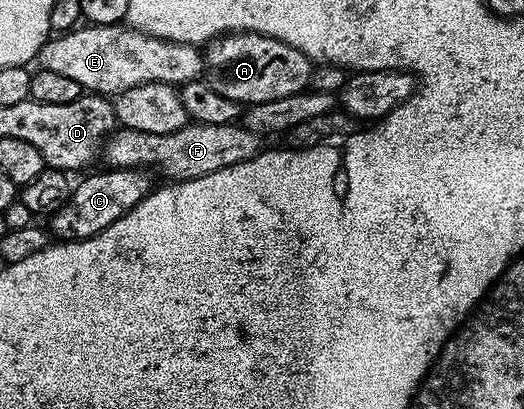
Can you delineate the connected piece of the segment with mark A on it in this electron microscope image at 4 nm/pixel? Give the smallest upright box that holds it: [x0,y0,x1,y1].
[208,31,311,107]

